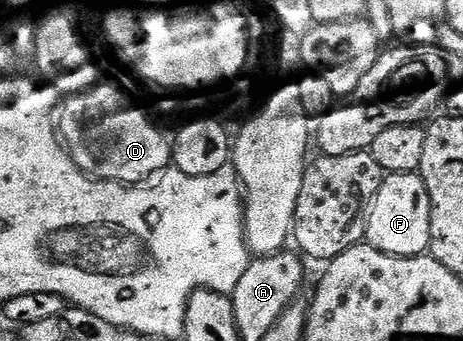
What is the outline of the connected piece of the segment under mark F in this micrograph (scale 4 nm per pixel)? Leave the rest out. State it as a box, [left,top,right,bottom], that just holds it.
[365,174,431,259]

